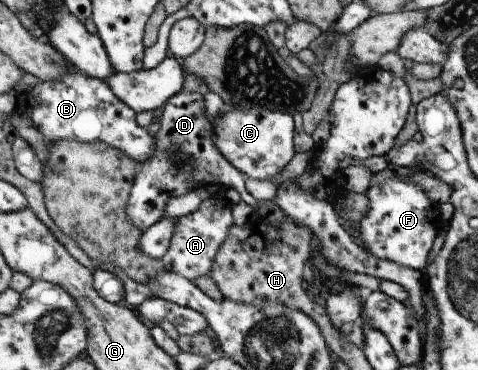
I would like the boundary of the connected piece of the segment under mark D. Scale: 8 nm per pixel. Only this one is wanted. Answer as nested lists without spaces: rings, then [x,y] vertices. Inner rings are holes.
[[[179,92],[168,99],[159,115],[160,129],[156,135],[158,149],[154,157],[150,157],[146,163],[140,165],[126,205],[126,215],[130,219],[128,223],[134,223],[143,232],[161,219],[160,215],[164,215],[166,199],[174,195],[184,195],[188,191],[210,185],[236,189],[239,194],[245,189],[244,173],[226,161],[212,141],[212,127],[206,119],[204,97],[200,93]],[[176,149],[182,149],[182,153],[188,157],[184,169],[180,171],[172,165],[174,161],[170,161],[174,159]]]

